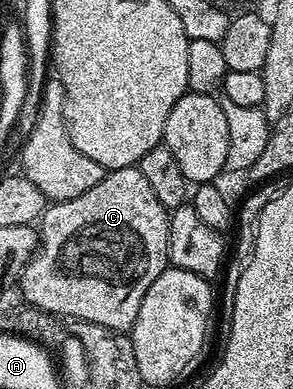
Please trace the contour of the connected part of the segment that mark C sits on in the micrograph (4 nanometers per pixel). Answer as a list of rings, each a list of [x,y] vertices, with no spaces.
[[[138,165],[106,171],[103,179],[97,184],[93,184],[93,188],[89,188],[89,192],[81,192],[81,196],[73,196],[73,200],[51,202],[43,211],[42,219],[37,226],[38,246],[35,254],[24,265],[17,277],[17,284],[23,289],[22,301],[26,305],[43,310],[50,316],[60,314],[63,318],[80,318],[83,324],[103,325],[107,330],[130,331],[131,326],[137,320],[137,308],[141,308],[141,300],[145,300],[145,292],[149,292],[149,284],[153,284],[153,280],[157,280],[157,276],[161,276],[161,272],[168,269],[167,241],[169,240],[170,223],[171,219],[167,207],[161,204],[161,200],[157,200],[152,186],[145,181],[145,176],[141,176]]]

